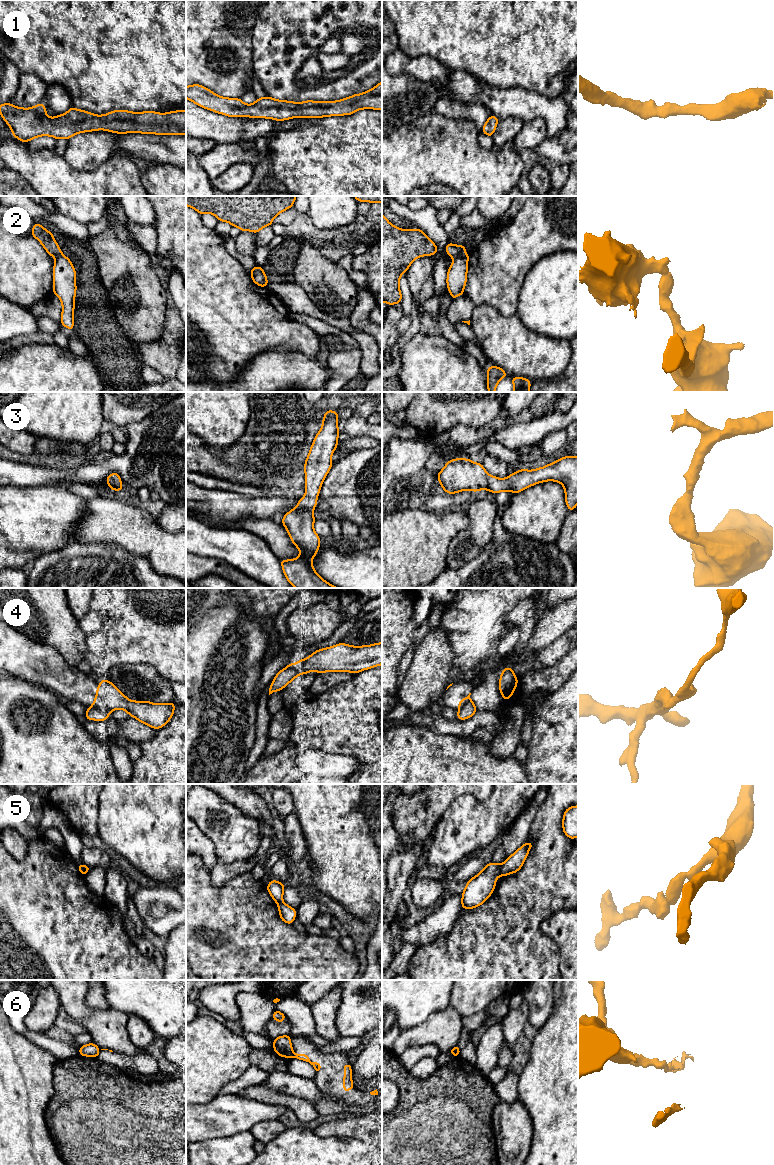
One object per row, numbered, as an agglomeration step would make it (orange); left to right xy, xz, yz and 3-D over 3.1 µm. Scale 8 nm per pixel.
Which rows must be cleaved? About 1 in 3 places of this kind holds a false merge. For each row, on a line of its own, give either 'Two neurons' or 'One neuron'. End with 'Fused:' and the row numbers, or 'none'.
1: One neuron
2: Two neurons
3: One neuron
4: Two neurons
5: Two neurons
6: Two neurons
Fused: 2, 4, 5, 6

